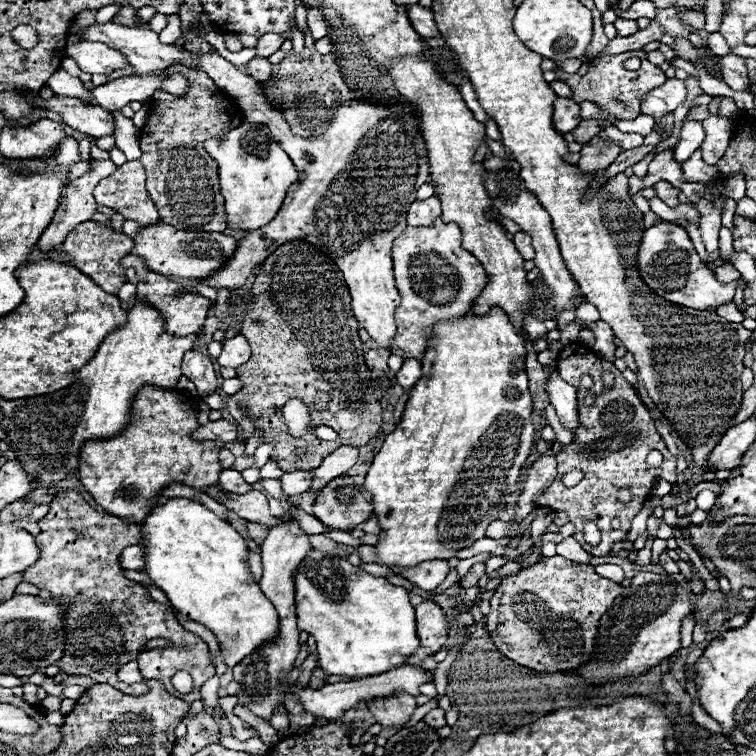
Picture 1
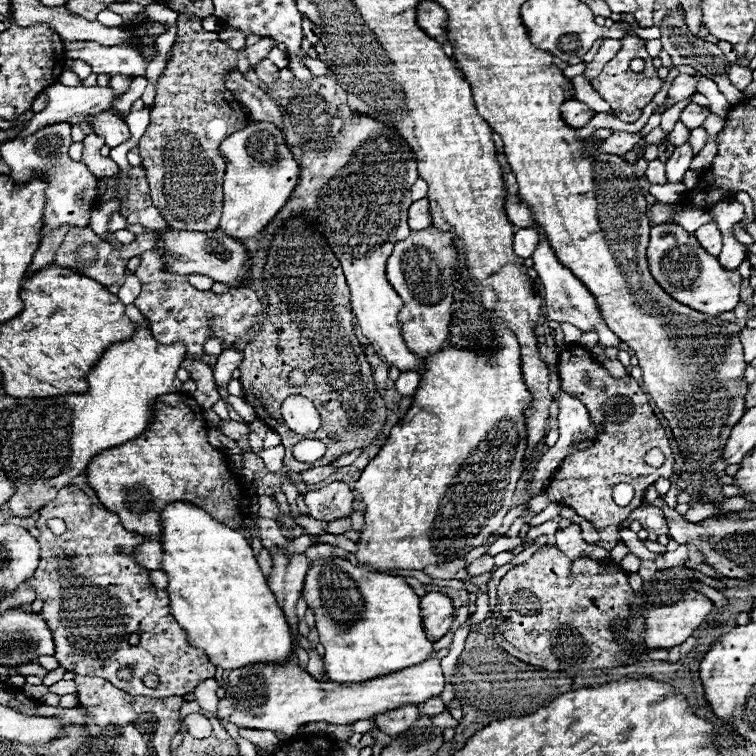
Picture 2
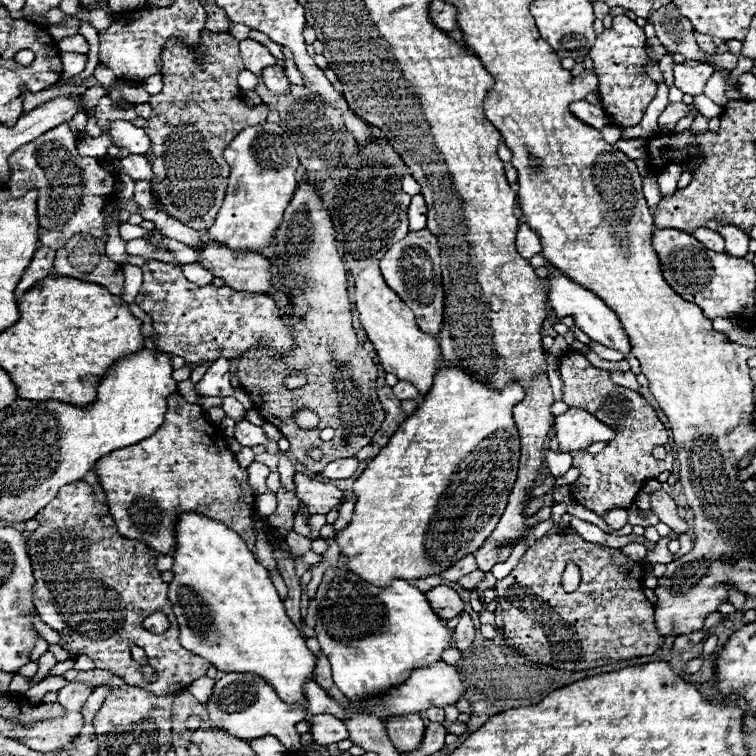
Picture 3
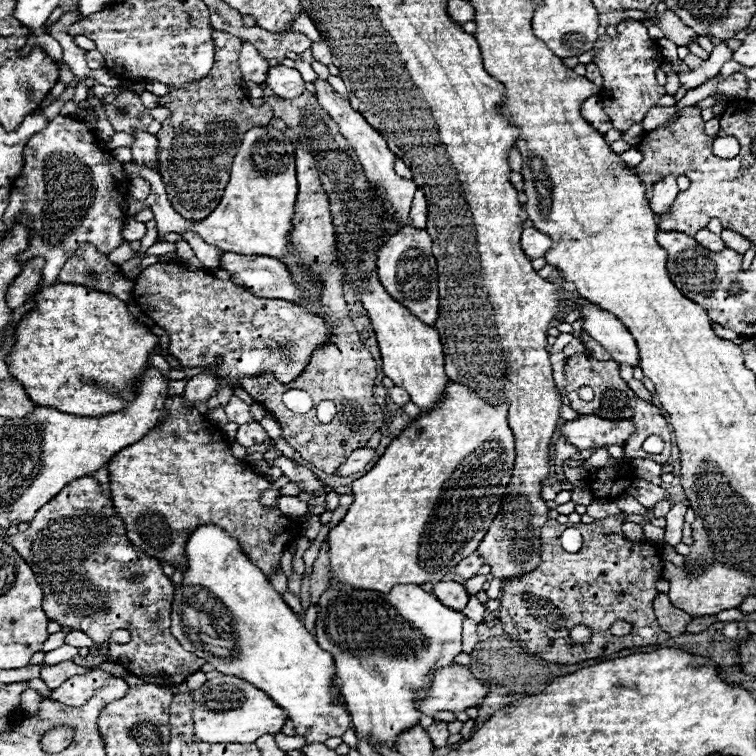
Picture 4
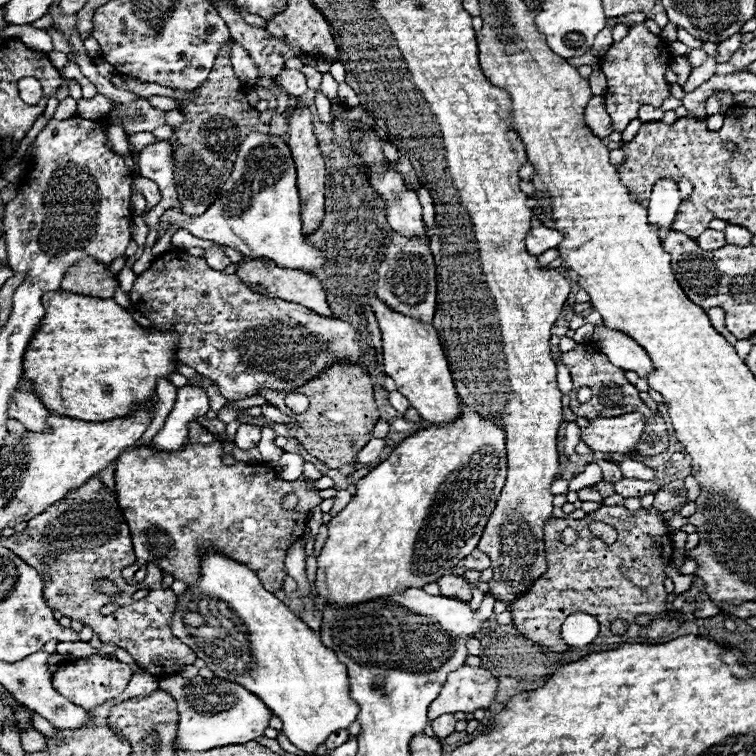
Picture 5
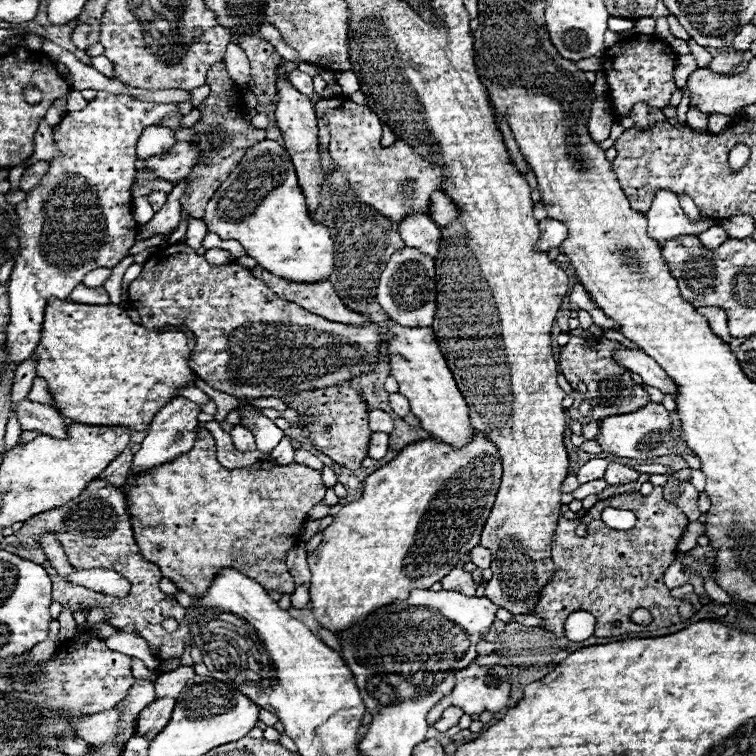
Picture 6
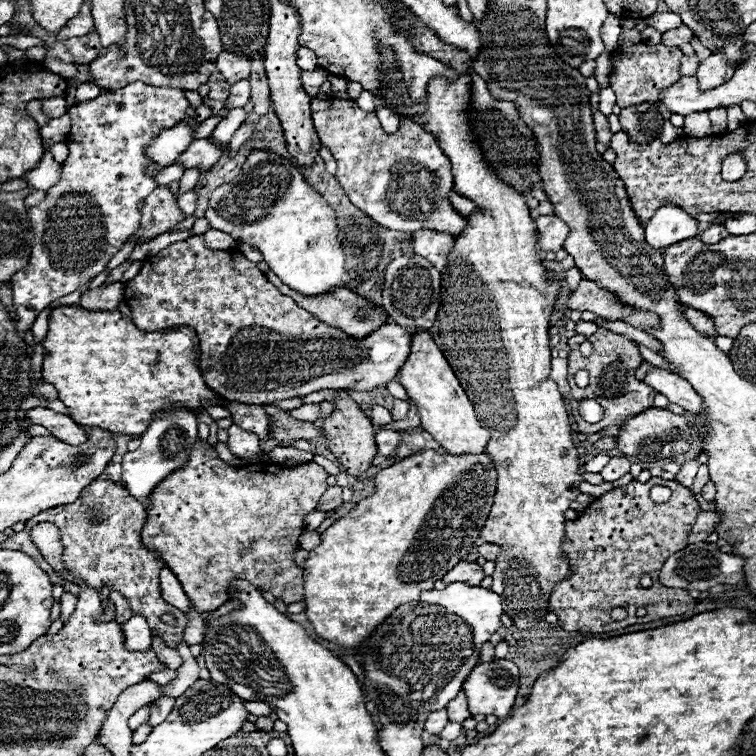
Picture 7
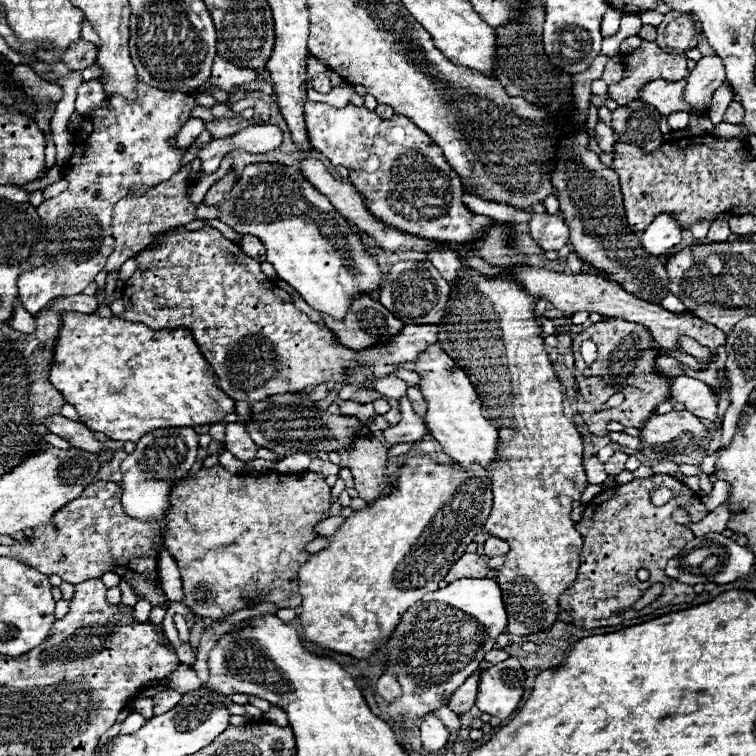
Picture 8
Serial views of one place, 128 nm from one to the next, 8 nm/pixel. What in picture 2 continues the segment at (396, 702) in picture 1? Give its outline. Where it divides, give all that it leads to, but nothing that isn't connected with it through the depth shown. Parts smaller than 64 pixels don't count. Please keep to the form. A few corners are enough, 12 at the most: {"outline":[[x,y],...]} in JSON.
{"outline":[[400,708],[376,716],[374,724],[388,736],[406,732],[420,708]]}

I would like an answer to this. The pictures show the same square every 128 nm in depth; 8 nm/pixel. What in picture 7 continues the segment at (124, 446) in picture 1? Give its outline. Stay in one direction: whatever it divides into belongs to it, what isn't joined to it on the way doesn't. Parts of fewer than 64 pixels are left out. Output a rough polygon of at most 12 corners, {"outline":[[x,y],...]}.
{"outline":[[206,442],[152,492],[142,542],[198,612],[248,580],[304,598],[314,462],[236,470]]}

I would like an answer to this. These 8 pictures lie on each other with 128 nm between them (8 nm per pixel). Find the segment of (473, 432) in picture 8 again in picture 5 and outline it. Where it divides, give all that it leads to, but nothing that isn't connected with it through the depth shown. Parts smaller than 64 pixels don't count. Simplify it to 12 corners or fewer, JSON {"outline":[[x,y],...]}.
{"outline":[[372,298],[384,372],[430,426],[460,418],[432,324]]}

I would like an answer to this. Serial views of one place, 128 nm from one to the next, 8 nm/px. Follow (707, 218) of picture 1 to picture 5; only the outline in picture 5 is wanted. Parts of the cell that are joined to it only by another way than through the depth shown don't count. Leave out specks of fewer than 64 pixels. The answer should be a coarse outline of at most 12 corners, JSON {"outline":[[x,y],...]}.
{"outline":[[708,228],[698,236],[702,250],[726,244],[724,232]]}

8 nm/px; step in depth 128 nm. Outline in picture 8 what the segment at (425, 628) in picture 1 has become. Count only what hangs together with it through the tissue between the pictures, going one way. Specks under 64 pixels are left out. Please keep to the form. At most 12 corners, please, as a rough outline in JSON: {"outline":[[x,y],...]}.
{"outline":[[464,552],[446,574],[446,582],[460,576],[486,576],[488,556]]}

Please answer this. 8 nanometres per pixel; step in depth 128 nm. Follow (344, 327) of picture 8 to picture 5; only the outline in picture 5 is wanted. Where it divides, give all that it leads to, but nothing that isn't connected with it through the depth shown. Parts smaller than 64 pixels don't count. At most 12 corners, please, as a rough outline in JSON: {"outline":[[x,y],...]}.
{"outline":[[242,260],[236,274],[256,292],[334,318],[320,280]]}

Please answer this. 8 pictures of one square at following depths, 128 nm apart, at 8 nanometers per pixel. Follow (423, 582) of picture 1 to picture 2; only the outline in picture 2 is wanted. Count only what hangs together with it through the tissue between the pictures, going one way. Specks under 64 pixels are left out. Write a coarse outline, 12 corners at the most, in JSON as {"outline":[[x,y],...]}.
{"outline":[[454,560],[442,566],[428,566],[424,572],[432,578],[452,580],[468,562]]}

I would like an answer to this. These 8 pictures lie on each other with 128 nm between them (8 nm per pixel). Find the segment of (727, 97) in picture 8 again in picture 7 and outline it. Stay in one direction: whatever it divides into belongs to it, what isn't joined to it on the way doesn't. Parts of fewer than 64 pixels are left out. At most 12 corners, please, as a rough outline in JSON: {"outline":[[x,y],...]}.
{"outline":[[726,108],[708,110],[714,134],[726,128]]}

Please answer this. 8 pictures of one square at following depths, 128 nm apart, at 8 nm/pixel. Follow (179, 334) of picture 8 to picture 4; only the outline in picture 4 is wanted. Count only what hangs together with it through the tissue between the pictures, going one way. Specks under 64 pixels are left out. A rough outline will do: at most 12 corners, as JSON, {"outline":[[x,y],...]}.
{"outline":[[34,296],[8,366],[38,406],[104,416],[158,344],[116,296]]}

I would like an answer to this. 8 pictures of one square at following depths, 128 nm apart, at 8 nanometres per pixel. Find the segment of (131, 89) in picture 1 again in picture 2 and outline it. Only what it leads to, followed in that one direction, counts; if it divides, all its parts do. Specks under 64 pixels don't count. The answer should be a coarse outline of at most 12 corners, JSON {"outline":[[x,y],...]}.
{"outline":[[110,86],[46,88],[48,106],[36,112],[16,138],[68,122],[76,114],[112,108]]}

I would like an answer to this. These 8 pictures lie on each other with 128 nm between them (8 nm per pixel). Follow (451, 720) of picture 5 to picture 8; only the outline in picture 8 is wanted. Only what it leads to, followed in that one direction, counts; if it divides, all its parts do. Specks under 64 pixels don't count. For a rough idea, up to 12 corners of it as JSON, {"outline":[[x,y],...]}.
{"outline":[[484,662],[452,694],[448,708],[458,716],[468,712],[478,696]]}

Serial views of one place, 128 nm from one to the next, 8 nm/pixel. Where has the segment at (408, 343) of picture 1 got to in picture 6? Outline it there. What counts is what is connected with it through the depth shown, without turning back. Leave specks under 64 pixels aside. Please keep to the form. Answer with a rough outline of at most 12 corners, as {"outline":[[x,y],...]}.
{"outline":[[402,248],[378,304],[402,326],[432,326],[434,258]]}

